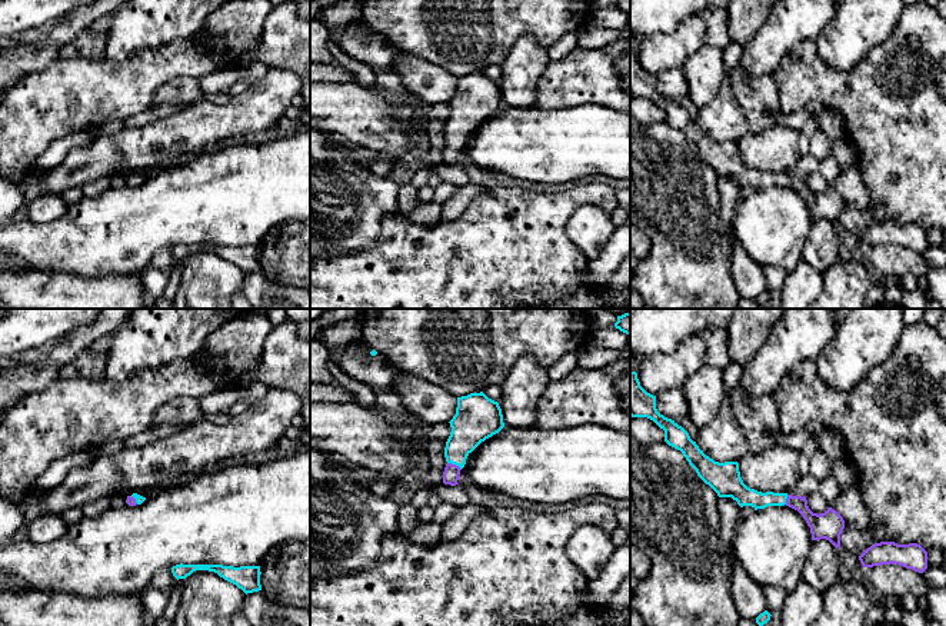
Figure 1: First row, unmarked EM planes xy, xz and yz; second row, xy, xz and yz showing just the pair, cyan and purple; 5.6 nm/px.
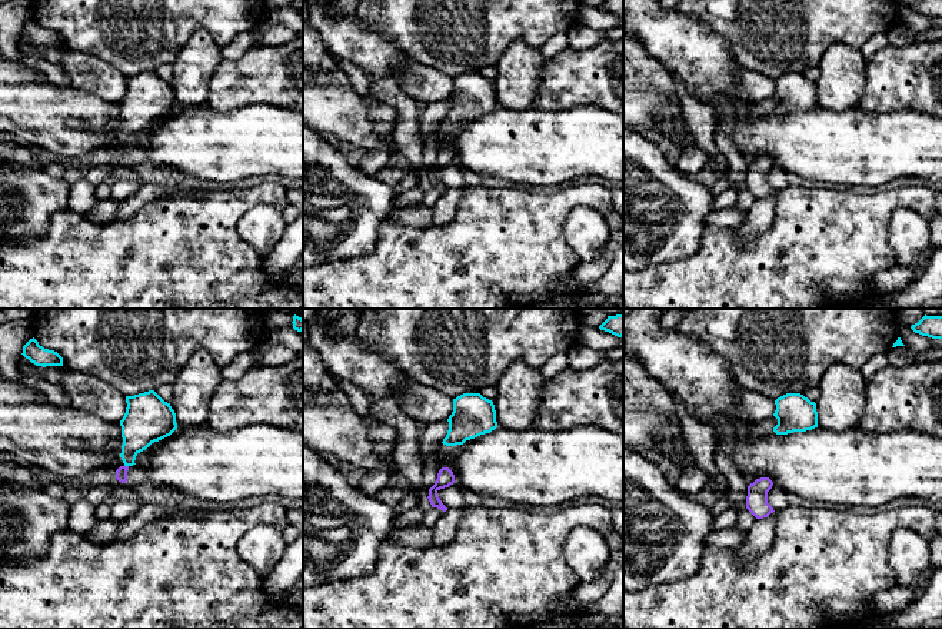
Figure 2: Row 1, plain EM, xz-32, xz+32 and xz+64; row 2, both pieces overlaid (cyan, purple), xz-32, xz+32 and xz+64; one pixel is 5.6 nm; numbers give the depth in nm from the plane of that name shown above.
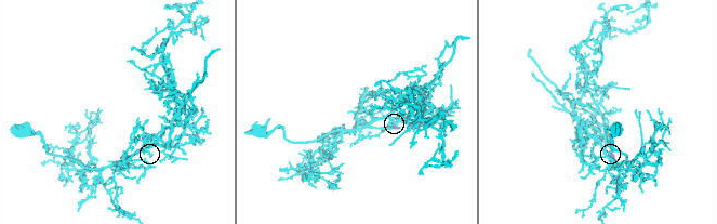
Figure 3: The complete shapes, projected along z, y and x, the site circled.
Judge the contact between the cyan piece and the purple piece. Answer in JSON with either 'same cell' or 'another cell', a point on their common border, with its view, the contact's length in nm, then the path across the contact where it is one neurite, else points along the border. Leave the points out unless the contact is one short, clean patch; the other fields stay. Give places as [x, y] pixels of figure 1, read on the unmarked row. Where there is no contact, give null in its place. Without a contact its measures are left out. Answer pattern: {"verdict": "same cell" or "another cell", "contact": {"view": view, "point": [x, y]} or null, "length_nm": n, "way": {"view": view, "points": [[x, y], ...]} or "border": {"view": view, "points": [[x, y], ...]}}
{"verdict": "same cell", "contact": {"view": "xz", "point": [455, 143]}, "length_nm": 90, "way": {"view": "xz", "points": [[473, 103], [457, 126], [455, 143], [450, 155]]}}

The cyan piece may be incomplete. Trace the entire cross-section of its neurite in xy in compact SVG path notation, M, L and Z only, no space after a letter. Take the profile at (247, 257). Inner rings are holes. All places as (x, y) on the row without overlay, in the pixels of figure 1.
M176 244L171 247L173 256L179 259L186 259L196 250L209 250L217 253L224 260L236 264L246 274L262 270L260 264L260 246L223 246L223 244Z

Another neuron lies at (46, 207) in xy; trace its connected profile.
M43 192L29 203L29 220L37 224L50 223L61 217L67 207L61 194Z

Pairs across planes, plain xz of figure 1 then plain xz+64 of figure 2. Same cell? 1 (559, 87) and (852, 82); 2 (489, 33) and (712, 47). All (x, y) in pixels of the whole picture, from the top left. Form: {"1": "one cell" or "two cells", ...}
{"1": "two cells", "2": "two cells"}

